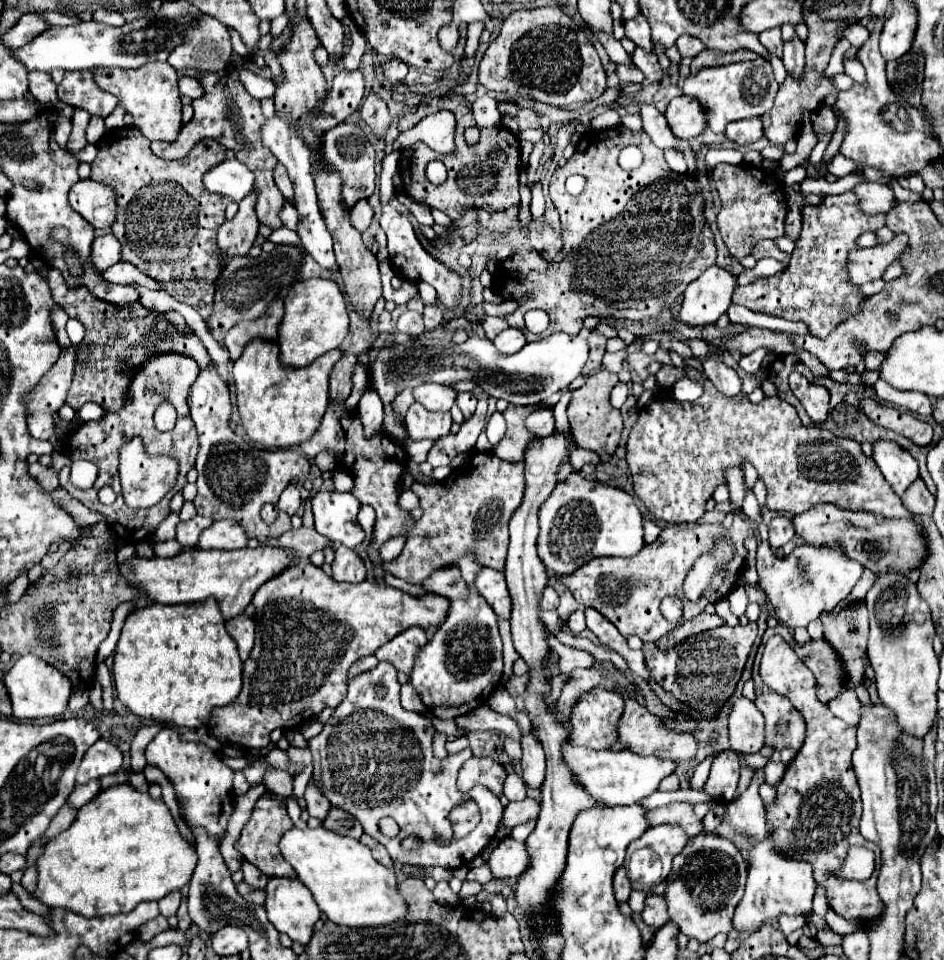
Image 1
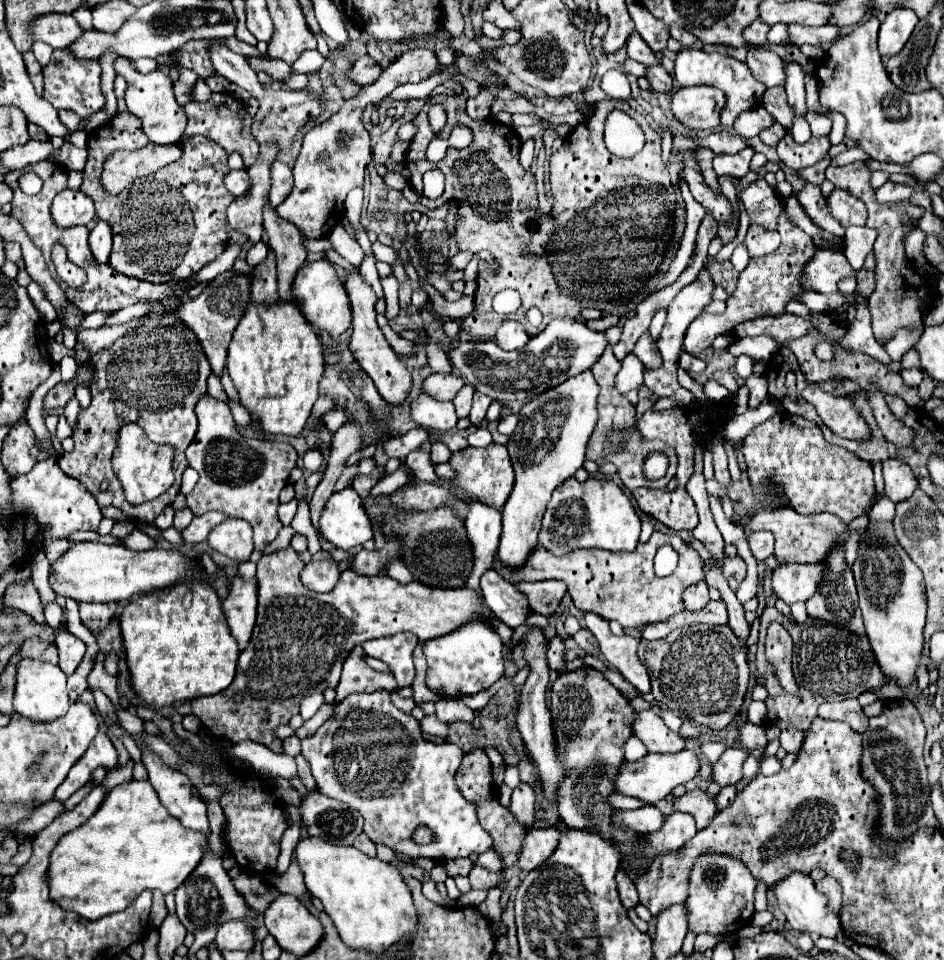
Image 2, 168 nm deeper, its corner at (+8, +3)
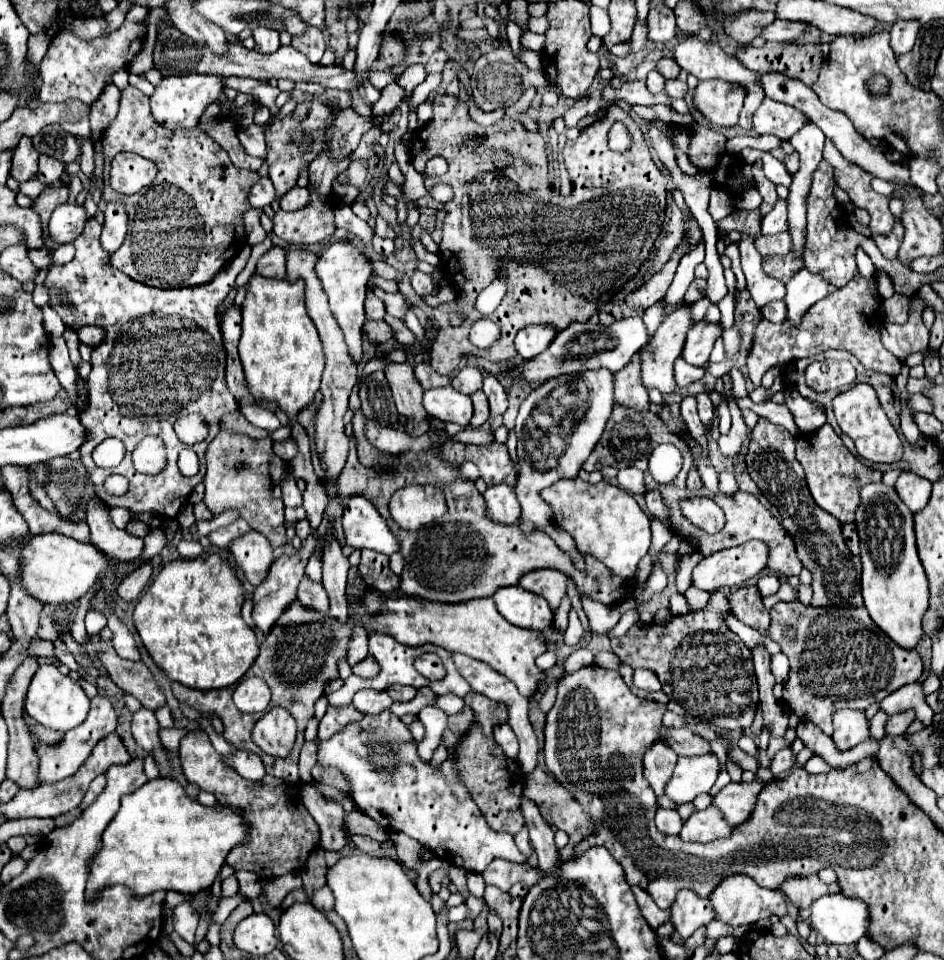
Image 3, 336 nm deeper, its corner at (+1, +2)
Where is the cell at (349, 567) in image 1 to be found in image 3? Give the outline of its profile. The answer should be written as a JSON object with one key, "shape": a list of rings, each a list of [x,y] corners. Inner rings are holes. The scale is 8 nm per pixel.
{"shape":[[[304,575],[304,579],[300,581],[300,587],[298,587],[298,599],[312,607],[312,609],[318,609],[322,613],[328,611],[328,597],[326,597],[326,589],[322,583],[316,583],[312,581],[308,575]]]}

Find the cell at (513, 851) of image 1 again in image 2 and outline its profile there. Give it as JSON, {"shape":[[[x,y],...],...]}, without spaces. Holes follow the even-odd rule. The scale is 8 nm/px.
{"shape":[[[553,826],[545,828],[545,830],[533,828],[533,832],[527,832],[527,836],[523,840],[519,868],[523,872],[529,872],[535,866],[543,864],[555,852],[557,844],[559,844],[559,832]]]}

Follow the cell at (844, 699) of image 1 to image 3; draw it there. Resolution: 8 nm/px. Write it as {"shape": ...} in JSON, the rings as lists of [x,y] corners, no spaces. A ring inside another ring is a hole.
{"shape":[[[840,709],[832,715],[834,721],[834,743],[838,749],[850,749],[866,739],[870,739],[870,725],[864,711],[858,709]]]}

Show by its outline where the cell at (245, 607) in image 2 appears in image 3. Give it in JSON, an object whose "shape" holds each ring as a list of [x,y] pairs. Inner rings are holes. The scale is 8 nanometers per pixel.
{"shape":[[[306,537],[302,541],[300,551],[296,551],[294,555],[282,555],[282,557],[278,557],[270,565],[266,579],[260,585],[254,587],[254,593],[252,593],[252,605],[254,605],[252,619],[254,619],[256,629],[260,633],[266,635],[270,631],[270,625],[274,625],[274,621],[278,619],[278,613],[282,613],[282,609],[286,609],[286,605],[290,605],[290,601],[294,601],[298,583],[302,581],[302,575],[304,575],[304,569],[306,569],[306,563],[308,563],[312,551],[314,551],[314,539],[312,537]]]}

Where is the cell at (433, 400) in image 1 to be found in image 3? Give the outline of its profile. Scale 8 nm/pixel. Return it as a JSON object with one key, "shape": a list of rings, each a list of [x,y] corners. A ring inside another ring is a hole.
{"shape":[[[464,367],[458,375],[452,377],[450,385],[454,389],[458,389],[460,393],[464,393],[464,395],[472,395],[472,393],[482,389],[482,379],[484,379],[484,375],[482,375],[480,369],[476,369],[476,367]]]}

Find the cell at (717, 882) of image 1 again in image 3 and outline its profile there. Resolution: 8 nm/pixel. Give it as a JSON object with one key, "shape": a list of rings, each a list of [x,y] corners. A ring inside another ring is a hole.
{"shape":[[[730,875],[730,877],[722,879],[708,899],[710,899],[710,903],[716,911],[716,919],[730,925],[730,927],[754,925],[756,921],[760,921],[764,917],[770,917],[770,915],[778,915],[778,917],[786,915],[786,903],[784,903],[782,893],[774,891],[774,889],[760,887],[748,875]]]}

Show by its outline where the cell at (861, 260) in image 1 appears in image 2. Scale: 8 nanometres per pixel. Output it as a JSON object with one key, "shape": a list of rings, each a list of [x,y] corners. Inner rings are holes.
{"shape":[[[819,250],[803,268],[801,288],[819,294],[837,292],[837,282],[845,276],[855,276],[843,250]]]}

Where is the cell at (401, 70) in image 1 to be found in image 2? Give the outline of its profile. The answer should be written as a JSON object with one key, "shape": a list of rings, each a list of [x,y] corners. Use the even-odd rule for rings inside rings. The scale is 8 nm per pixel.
{"shape":[[[363,56],[351,64],[347,72],[347,80],[367,86],[367,84],[373,84],[379,78],[379,74],[381,74],[381,68],[375,64],[375,60],[371,56]]]}

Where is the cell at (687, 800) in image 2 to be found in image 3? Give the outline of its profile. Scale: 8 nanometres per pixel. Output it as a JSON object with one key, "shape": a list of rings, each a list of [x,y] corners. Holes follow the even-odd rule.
{"shape":[[[752,781],[752,783],[728,783],[724,789],[720,789],[712,797],[712,805],[722,813],[724,821],[730,825],[740,825],[746,821],[746,815],[750,815],[750,809],[754,807],[754,801],[760,793],[764,783]]]}

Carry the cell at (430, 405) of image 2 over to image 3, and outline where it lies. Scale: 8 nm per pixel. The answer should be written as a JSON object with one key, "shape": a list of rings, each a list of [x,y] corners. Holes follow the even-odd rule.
{"shape":[[[450,385],[424,391],[424,409],[444,423],[458,423],[462,427],[466,427],[472,417],[470,397],[458,393]]]}

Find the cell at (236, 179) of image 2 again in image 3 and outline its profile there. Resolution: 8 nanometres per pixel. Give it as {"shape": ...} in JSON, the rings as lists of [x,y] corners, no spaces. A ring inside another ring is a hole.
{"shape":[[[260,177],[258,183],[254,183],[248,191],[248,201],[252,207],[268,207],[274,201],[274,187],[268,177]]]}

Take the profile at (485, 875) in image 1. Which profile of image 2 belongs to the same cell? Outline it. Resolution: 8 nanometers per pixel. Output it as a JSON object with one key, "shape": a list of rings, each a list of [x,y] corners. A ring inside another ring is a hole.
{"shape":[[[495,848],[483,852],[483,854],[479,856],[479,862],[477,862],[477,864],[479,864],[479,866],[485,866],[485,868],[491,868],[491,870],[503,870],[503,860],[501,860],[501,856],[497,854]]]}

